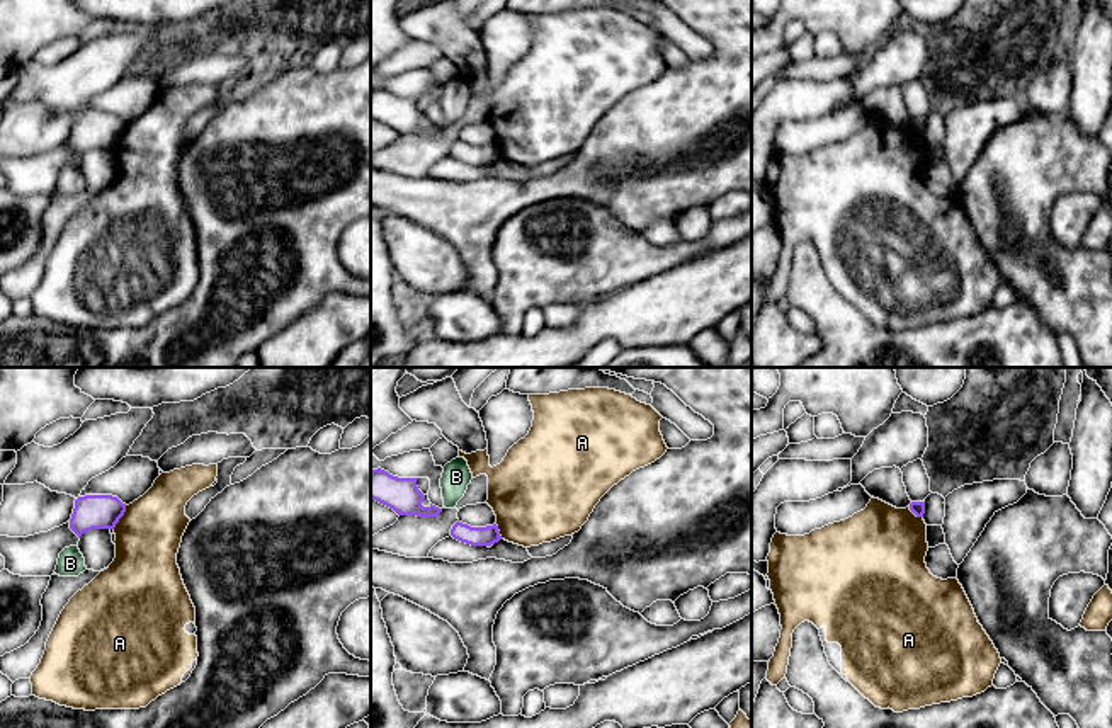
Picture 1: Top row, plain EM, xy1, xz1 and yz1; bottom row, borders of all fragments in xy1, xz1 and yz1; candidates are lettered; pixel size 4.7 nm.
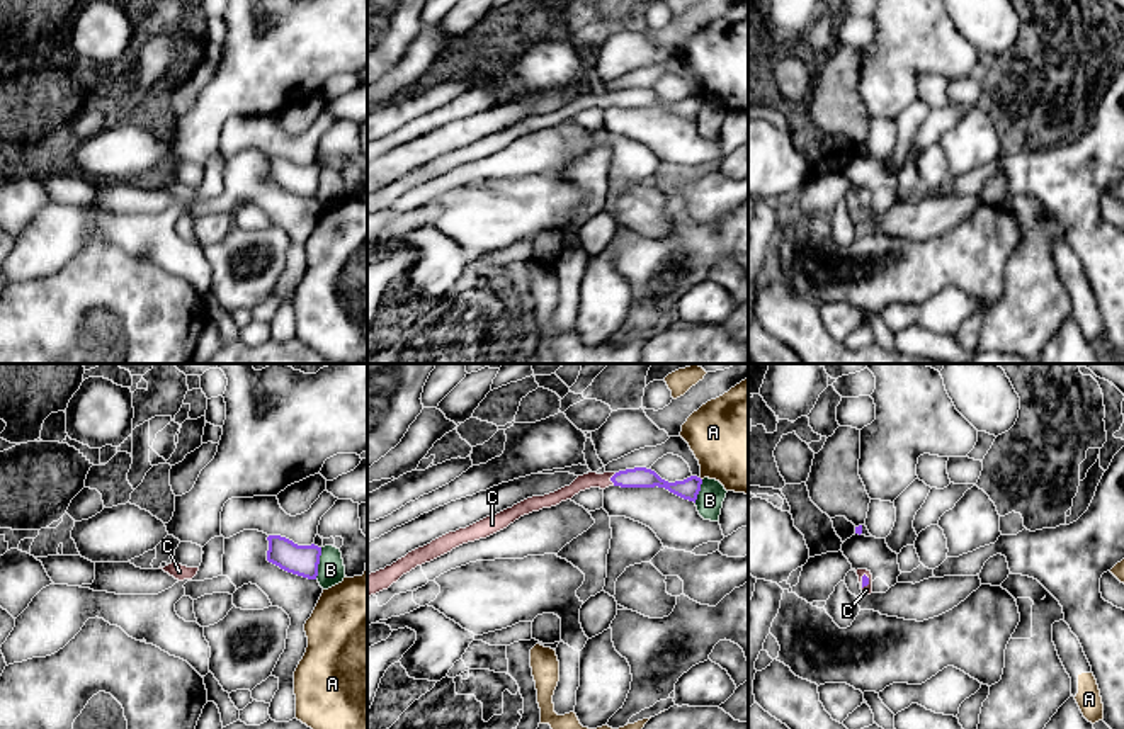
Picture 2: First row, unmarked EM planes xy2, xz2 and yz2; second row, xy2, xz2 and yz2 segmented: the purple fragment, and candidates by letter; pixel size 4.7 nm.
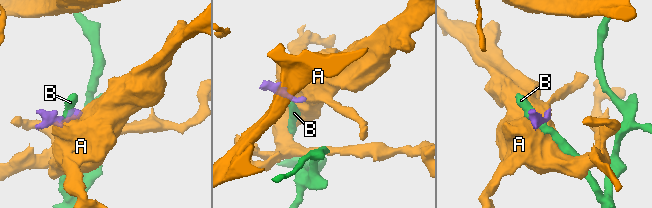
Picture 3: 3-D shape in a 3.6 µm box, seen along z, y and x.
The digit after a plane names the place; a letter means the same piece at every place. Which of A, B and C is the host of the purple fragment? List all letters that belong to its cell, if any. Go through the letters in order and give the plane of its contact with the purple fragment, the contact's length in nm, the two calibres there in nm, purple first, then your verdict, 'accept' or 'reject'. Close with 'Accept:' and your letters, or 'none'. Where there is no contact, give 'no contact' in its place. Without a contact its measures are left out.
A: xy1 | 130 nm | 160/300 nm | reject
B: xy2 | 160 nm | 140/130 nm | reject
C: xz2 | 70 nm | 100/80 nm | accept
Accept: C

